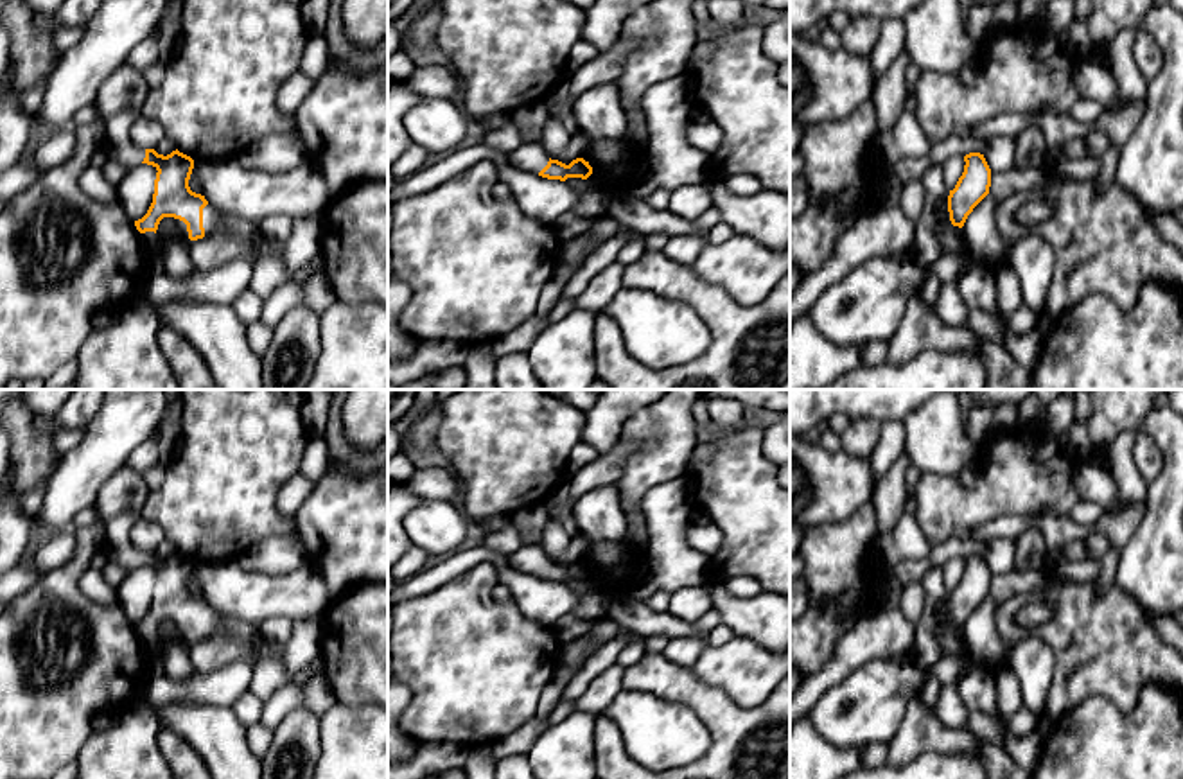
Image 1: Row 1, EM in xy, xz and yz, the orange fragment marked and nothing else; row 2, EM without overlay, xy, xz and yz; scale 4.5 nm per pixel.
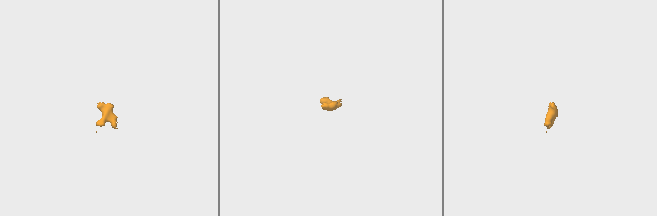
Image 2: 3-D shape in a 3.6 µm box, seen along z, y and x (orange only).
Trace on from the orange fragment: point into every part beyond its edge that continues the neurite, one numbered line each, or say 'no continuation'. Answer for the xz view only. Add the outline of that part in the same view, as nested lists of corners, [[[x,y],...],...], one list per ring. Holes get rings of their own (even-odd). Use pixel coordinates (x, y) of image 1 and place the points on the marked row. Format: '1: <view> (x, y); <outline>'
1: xz (530, 157); [[[524,142],[513,154],[512,162],[517,169],[539,174],[549,162],[540,142]]]

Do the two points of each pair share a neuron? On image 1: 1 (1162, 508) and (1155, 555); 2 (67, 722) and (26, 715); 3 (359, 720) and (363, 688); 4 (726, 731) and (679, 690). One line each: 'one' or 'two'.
1: one
2: one
3: two
4: one

